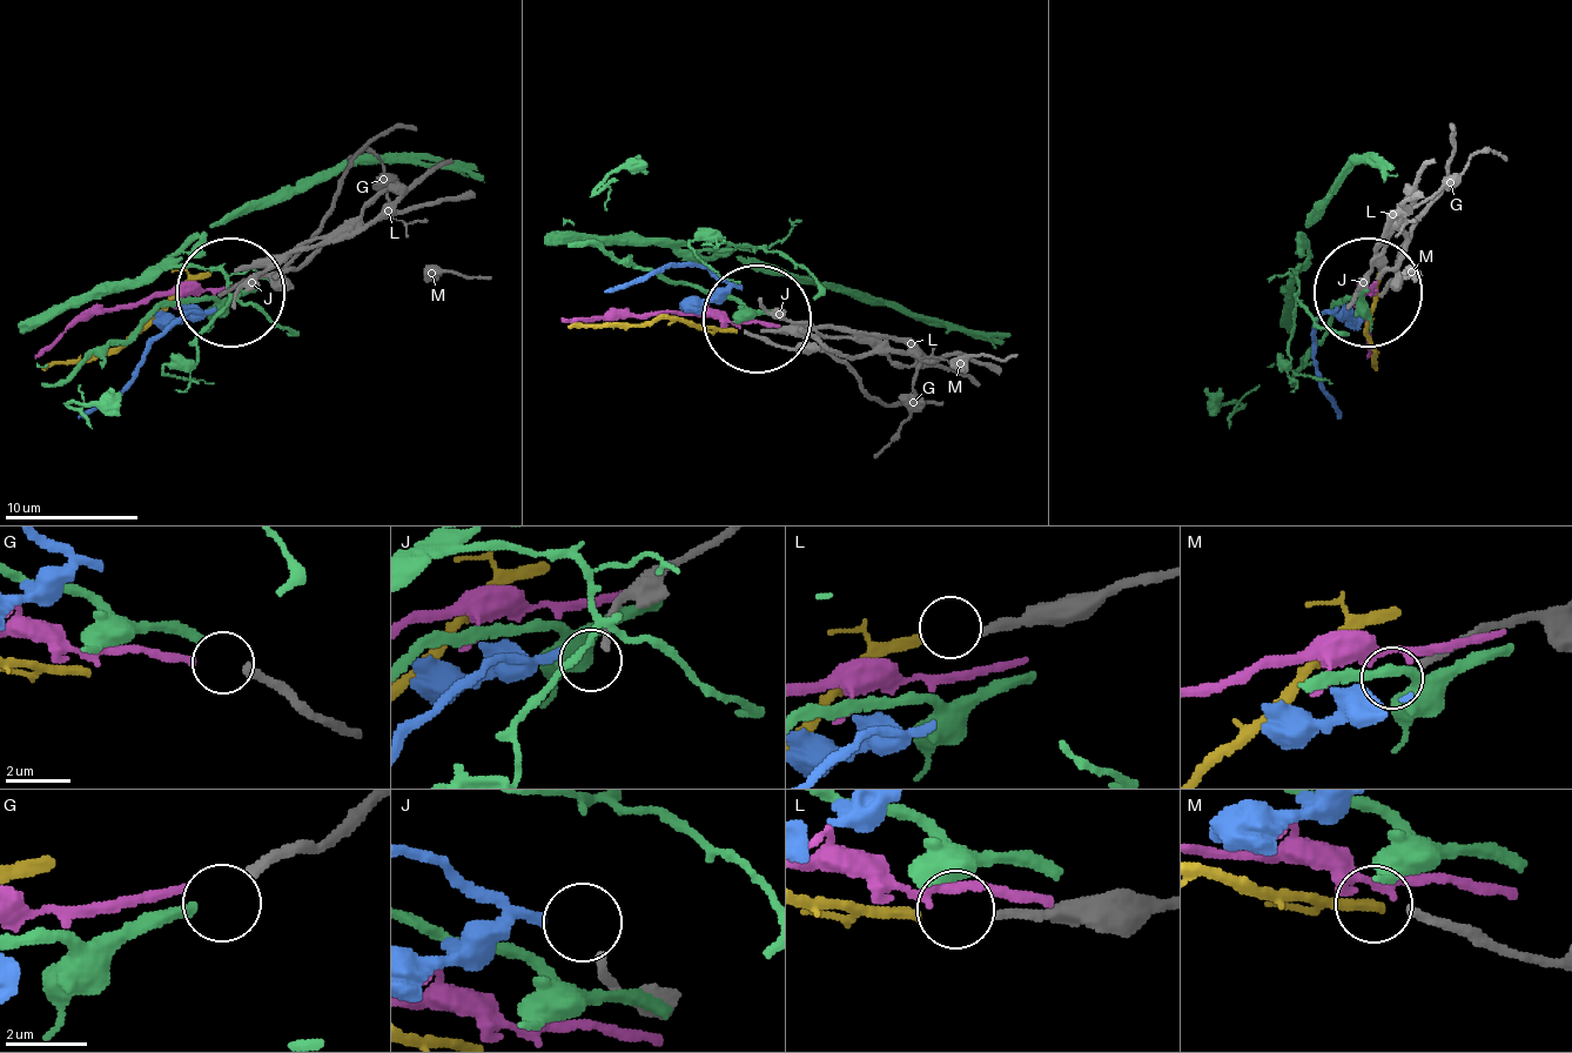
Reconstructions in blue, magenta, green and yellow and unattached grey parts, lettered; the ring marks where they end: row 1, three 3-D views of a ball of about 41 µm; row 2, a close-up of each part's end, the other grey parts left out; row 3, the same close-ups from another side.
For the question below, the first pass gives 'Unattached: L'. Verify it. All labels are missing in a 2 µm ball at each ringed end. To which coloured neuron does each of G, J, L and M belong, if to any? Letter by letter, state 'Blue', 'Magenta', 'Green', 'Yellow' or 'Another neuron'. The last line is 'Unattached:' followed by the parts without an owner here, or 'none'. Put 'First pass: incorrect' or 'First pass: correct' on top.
First pass: incorrect
G: Green
J: Blue
L: Yellow
M: Another neuron
Unattached: M

